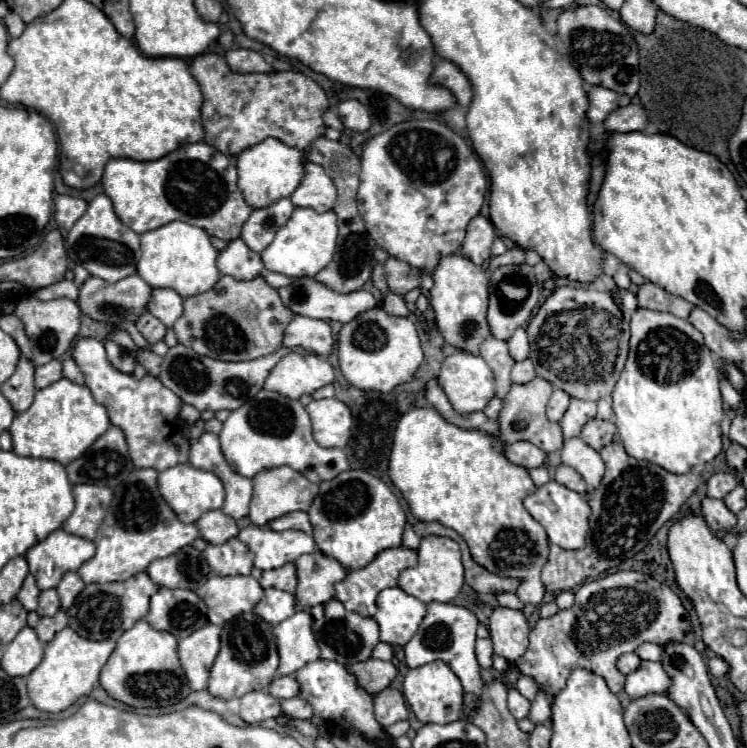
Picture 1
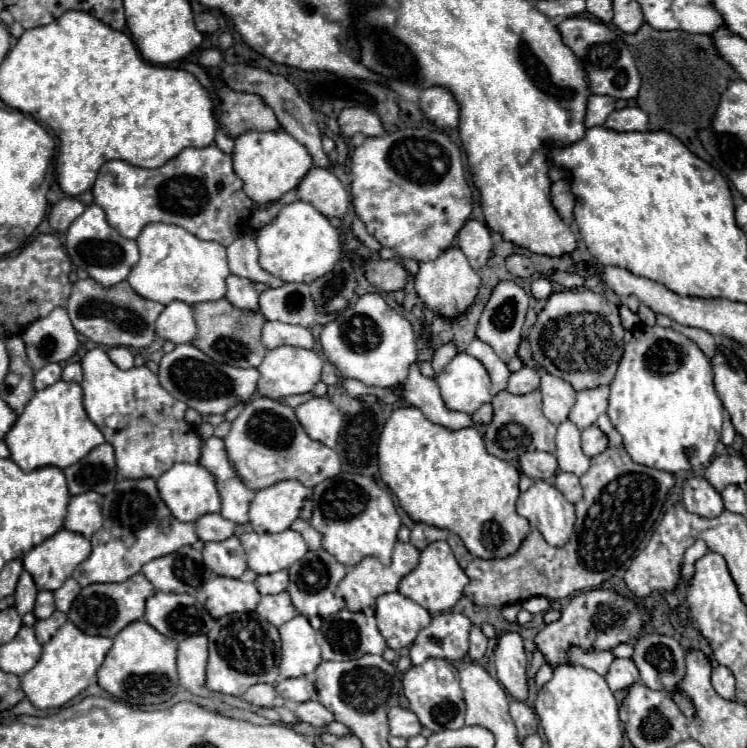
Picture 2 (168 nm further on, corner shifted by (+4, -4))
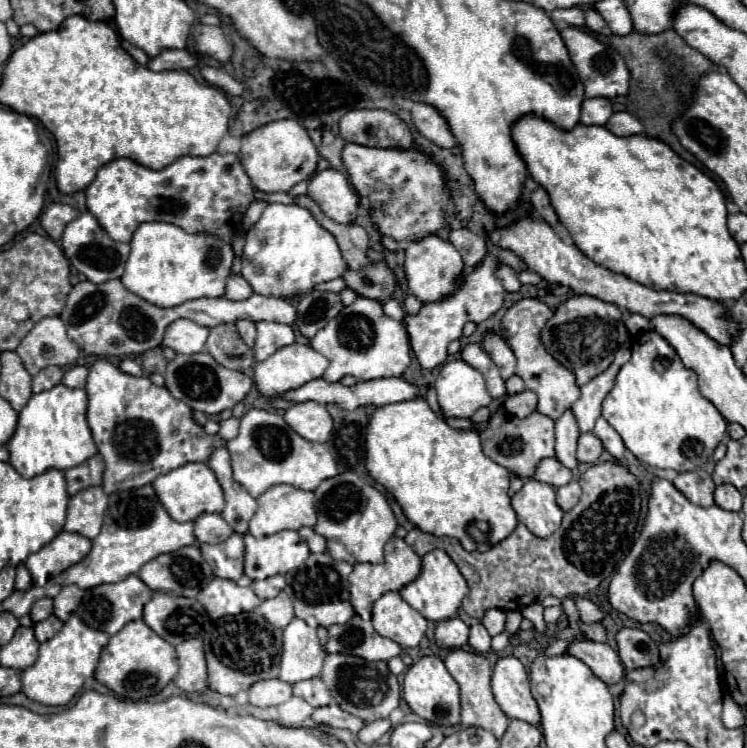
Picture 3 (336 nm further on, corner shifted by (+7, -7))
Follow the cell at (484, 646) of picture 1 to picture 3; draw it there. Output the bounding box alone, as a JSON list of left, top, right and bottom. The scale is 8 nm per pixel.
[470,623,490,653]

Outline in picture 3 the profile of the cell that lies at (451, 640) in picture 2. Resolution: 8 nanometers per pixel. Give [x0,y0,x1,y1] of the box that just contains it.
[434,617,470,649]

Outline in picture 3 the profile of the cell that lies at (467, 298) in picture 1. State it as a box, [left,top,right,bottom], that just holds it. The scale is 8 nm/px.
[404,235,464,303]

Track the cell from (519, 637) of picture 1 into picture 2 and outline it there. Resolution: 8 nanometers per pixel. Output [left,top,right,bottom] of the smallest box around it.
[495,632,529,702]

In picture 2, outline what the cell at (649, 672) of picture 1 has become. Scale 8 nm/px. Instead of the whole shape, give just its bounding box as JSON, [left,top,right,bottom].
[607,658,639,690]

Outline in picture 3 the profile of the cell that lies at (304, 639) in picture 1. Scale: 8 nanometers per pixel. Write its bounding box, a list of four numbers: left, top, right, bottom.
[280,619,326,683]

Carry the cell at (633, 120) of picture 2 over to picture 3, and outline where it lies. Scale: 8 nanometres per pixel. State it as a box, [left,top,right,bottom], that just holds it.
[606,111,644,135]

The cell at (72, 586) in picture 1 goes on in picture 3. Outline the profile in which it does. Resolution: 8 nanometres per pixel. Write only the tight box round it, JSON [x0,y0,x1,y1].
[54,585,84,621]

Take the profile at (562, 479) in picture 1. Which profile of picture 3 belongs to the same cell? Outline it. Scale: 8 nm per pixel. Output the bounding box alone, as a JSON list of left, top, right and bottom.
[556,479,582,511]

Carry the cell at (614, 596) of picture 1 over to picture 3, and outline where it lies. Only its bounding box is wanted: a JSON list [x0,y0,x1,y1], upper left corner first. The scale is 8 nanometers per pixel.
[576,597,604,625]

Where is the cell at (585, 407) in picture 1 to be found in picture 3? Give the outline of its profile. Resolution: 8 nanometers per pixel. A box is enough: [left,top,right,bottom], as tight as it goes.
[572,345,630,433]

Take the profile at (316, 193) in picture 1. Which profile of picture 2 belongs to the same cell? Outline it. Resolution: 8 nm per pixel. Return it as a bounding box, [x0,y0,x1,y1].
[297,168,351,218]

